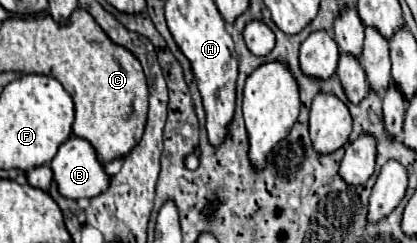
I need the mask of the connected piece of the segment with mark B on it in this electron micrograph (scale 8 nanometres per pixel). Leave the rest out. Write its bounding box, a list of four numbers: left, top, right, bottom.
[49,135,109,199]

